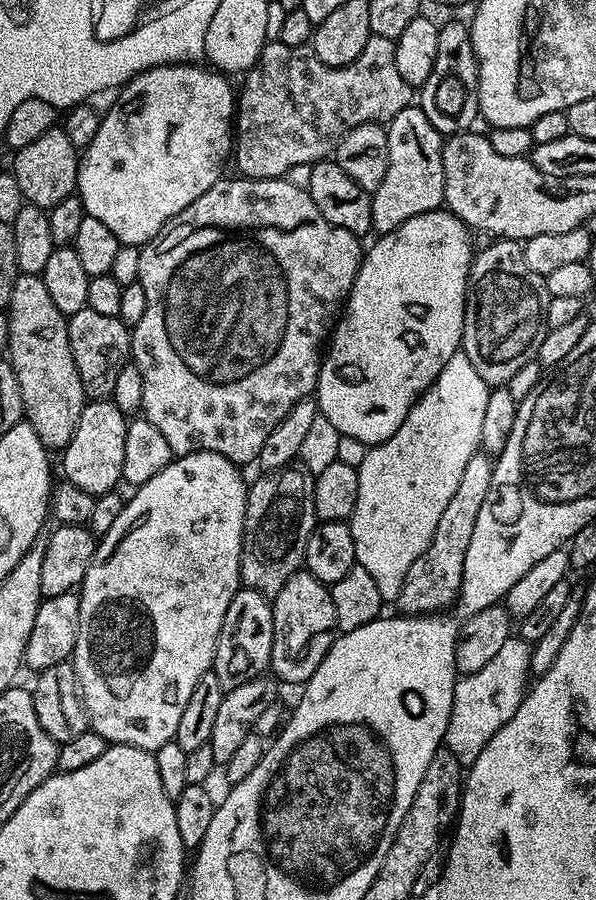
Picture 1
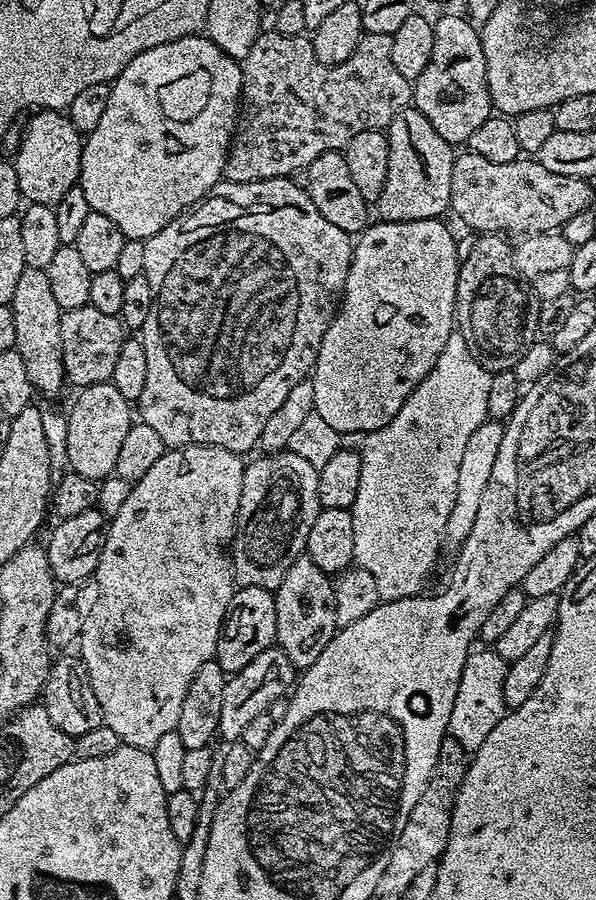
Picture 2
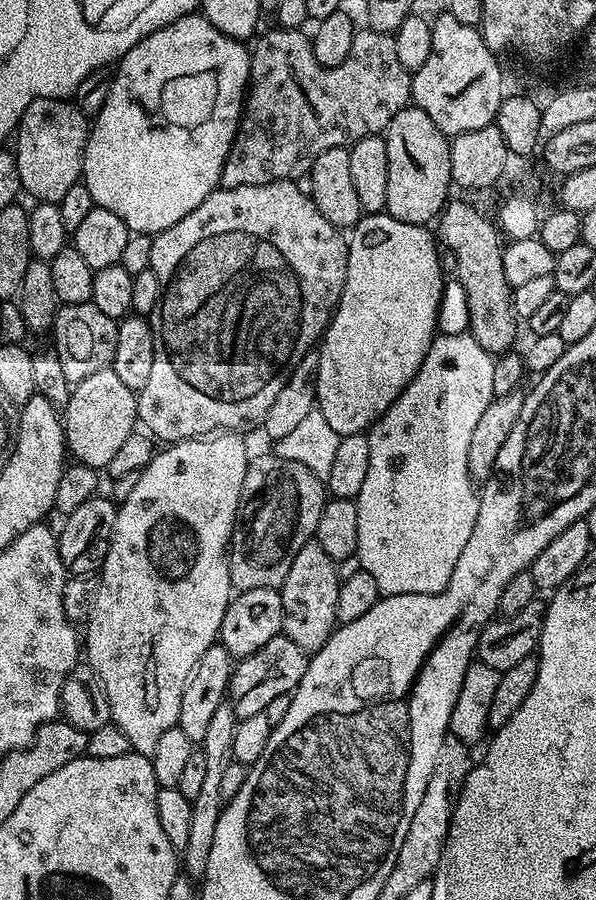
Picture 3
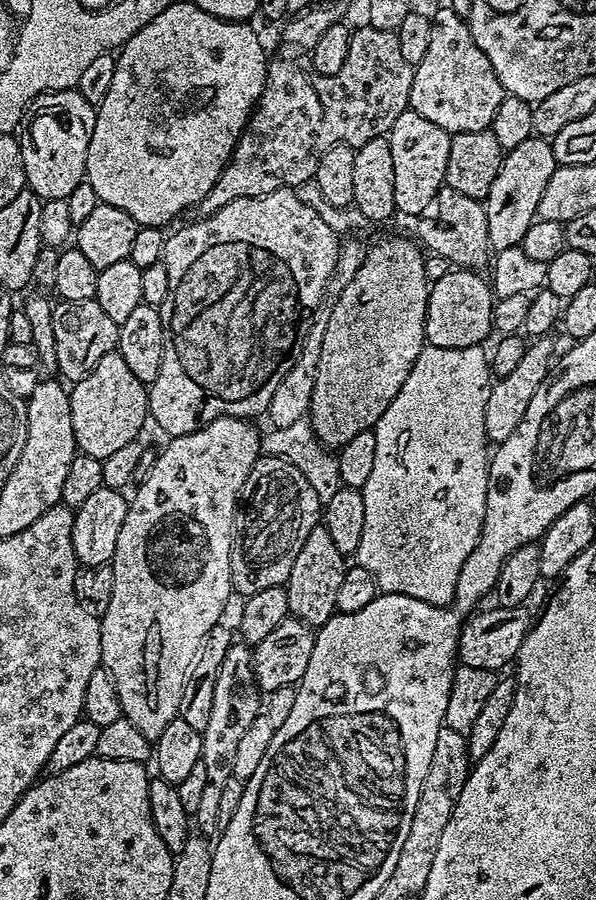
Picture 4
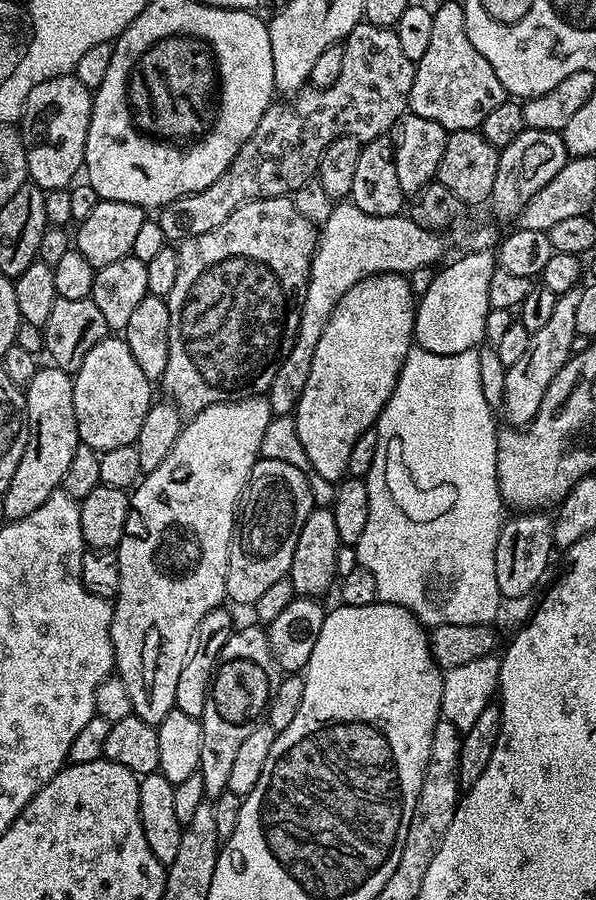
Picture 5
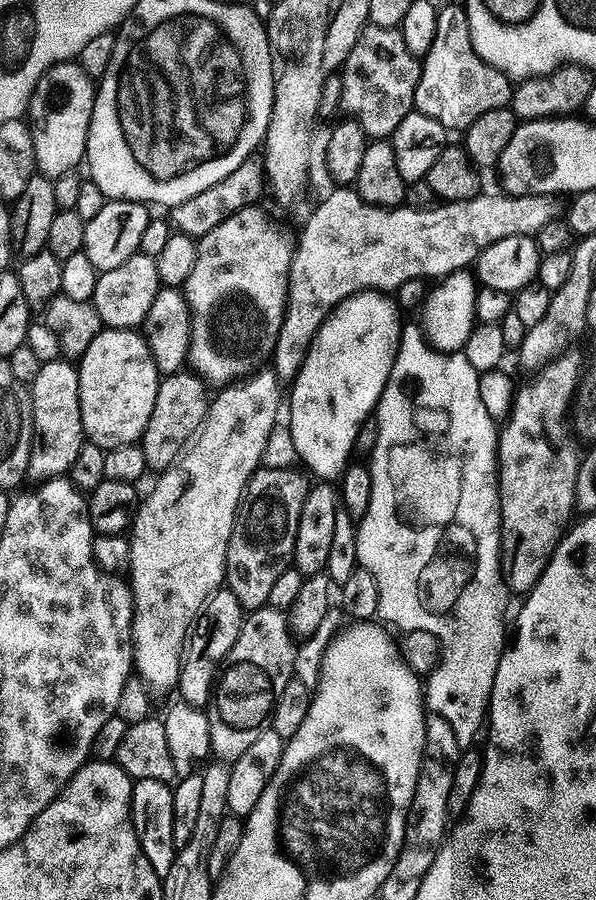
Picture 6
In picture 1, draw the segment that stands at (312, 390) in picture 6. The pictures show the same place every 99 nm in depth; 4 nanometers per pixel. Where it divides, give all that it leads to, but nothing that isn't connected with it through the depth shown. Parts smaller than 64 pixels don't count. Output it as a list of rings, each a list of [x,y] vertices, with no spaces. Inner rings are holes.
[[[447,210],[418,214],[418,218],[410,218],[406,222],[402,222],[402,226],[398,226],[393,232],[385,232],[376,238],[372,249],[369,252],[367,249],[363,253],[360,269],[354,278],[354,286],[348,295],[348,302],[344,305],[340,319],[336,321],[335,329],[330,336],[330,343],[323,353],[314,393],[319,415],[326,417],[338,429],[341,437],[348,439],[349,436],[350,439],[364,444],[363,446],[386,442],[386,438],[390,438],[394,434],[394,430],[398,430],[398,426],[402,426],[406,414],[410,414],[410,410],[420,399],[420,395],[434,383],[438,374],[442,374],[446,362],[450,362],[450,358],[455,352],[461,351],[464,339],[464,304],[468,301],[468,271],[472,265],[473,255],[474,240],[470,235],[468,225]]]

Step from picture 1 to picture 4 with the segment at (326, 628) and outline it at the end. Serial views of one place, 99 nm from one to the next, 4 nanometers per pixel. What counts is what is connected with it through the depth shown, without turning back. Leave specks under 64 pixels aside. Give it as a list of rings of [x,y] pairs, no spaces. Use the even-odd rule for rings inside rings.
[[[322,526],[310,530],[306,542],[302,542],[302,550],[298,550],[298,558],[294,558],[294,567],[290,569],[287,582],[288,611],[295,619],[304,624],[319,626],[336,615],[338,602],[338,586],[342,583],[346,558],[334,547],[330,539],[330,530]]]

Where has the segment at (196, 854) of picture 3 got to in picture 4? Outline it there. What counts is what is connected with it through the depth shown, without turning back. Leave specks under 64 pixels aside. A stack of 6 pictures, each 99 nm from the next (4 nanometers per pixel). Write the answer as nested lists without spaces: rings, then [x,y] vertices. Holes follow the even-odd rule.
[[[243,642],[233,643],[232,649],[222,658],[222,666],[218,666],[218,682],[214,682],[214,703],[210,709],[210,723],[202,734],[202,754],[200,764],[206,766],[206,783],[204,784],[198,810],[194,814],[196,824],[205,837],[217,835],[218,801],[226,778],[232,776],[234,770],[234,754],[238,750],[238,741],[250,722],[262,712],[262,693],[256,686],[256,675],[252,669],[253,649]]]

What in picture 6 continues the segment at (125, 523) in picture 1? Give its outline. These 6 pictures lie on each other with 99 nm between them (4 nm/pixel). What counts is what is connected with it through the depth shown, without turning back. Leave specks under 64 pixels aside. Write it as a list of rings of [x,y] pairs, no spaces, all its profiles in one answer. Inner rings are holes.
[[[261,370],[255,376],[237,382],[231,386],[224,386],[219,389],[216,397],[211,397],[207,405],[207,412],[204,416],[203,424],[196,432],[194,439],[187,445],[186,451],[169,468],[161,471],[155,478],[156,485],[148,492],[148,497],[139,501],[136,515],[132,517],[130,525],[130,562],[128,563],[127,575],[130,577],[130,587],[132,589],[132,662],[135,675],[143,680],[149,693],[168,692],[177,687],[180,683],[180,662],[186,651],[186,641],[190,636],[190,629],[196,623],[196,617],[204,609],[204,604],[215,592],[225,583],[224,567],[226,566],[226,550],[230,542],[232,527],[236,521],[236,511],[240,508],[240,500],[244,496],[244,487],[248,485],[248,480],[255,474],[256,469],[261,467],[266,450],[266,438],[270,438],[270,430],[278,422],[279,414],[282,412],[282,396],[280,400],[281,381],[277,380],[275,372],[271,370]]]

